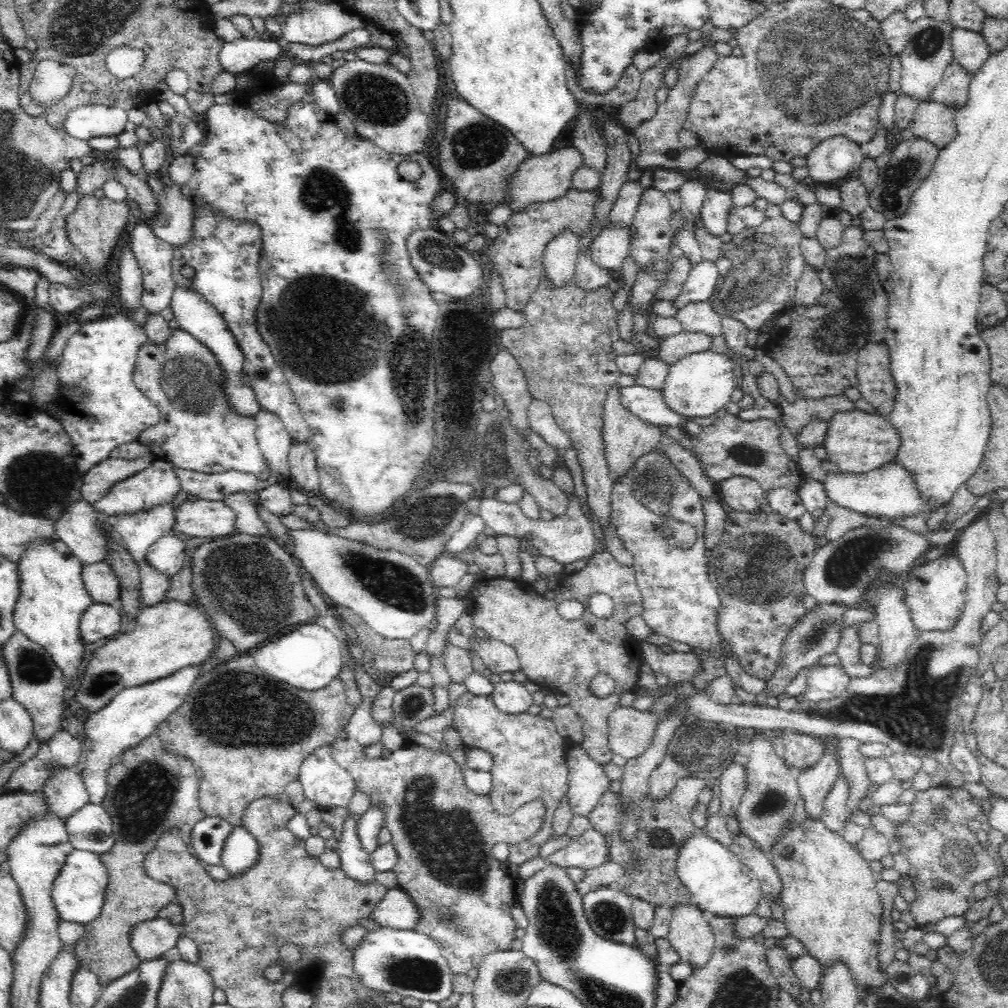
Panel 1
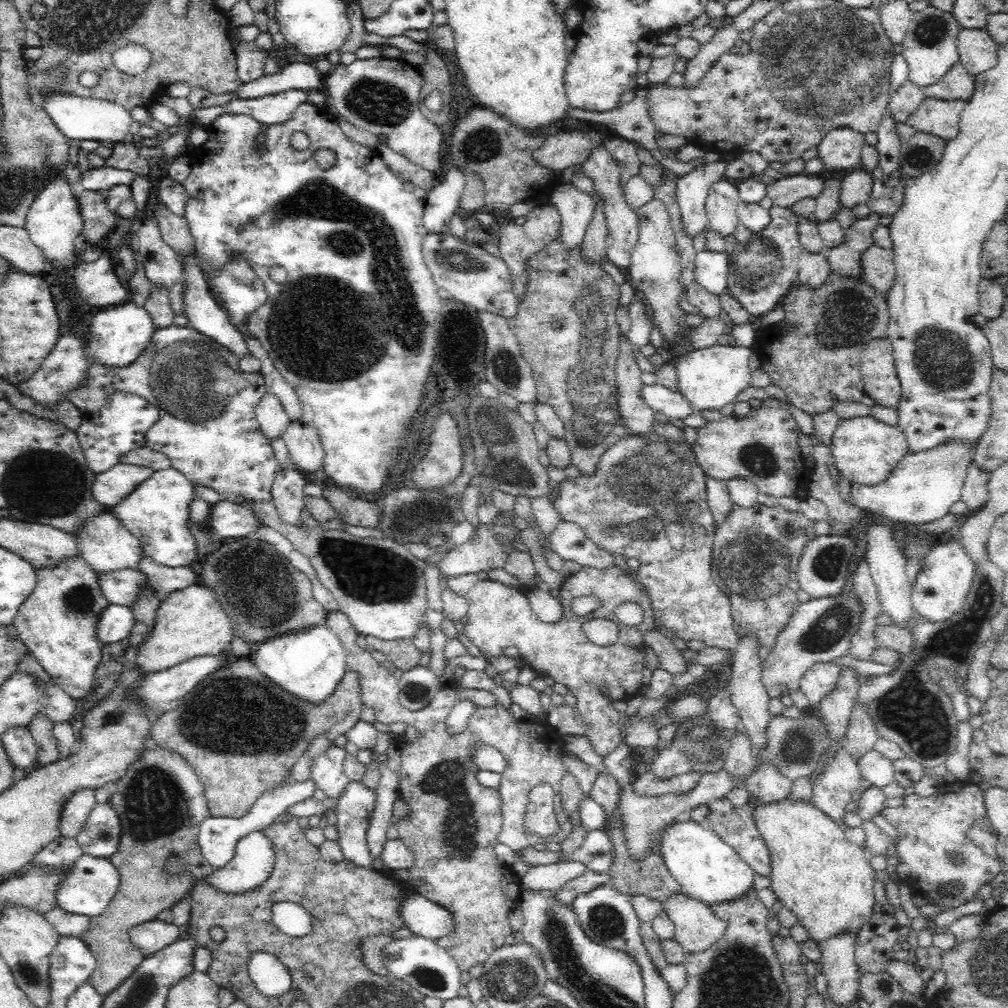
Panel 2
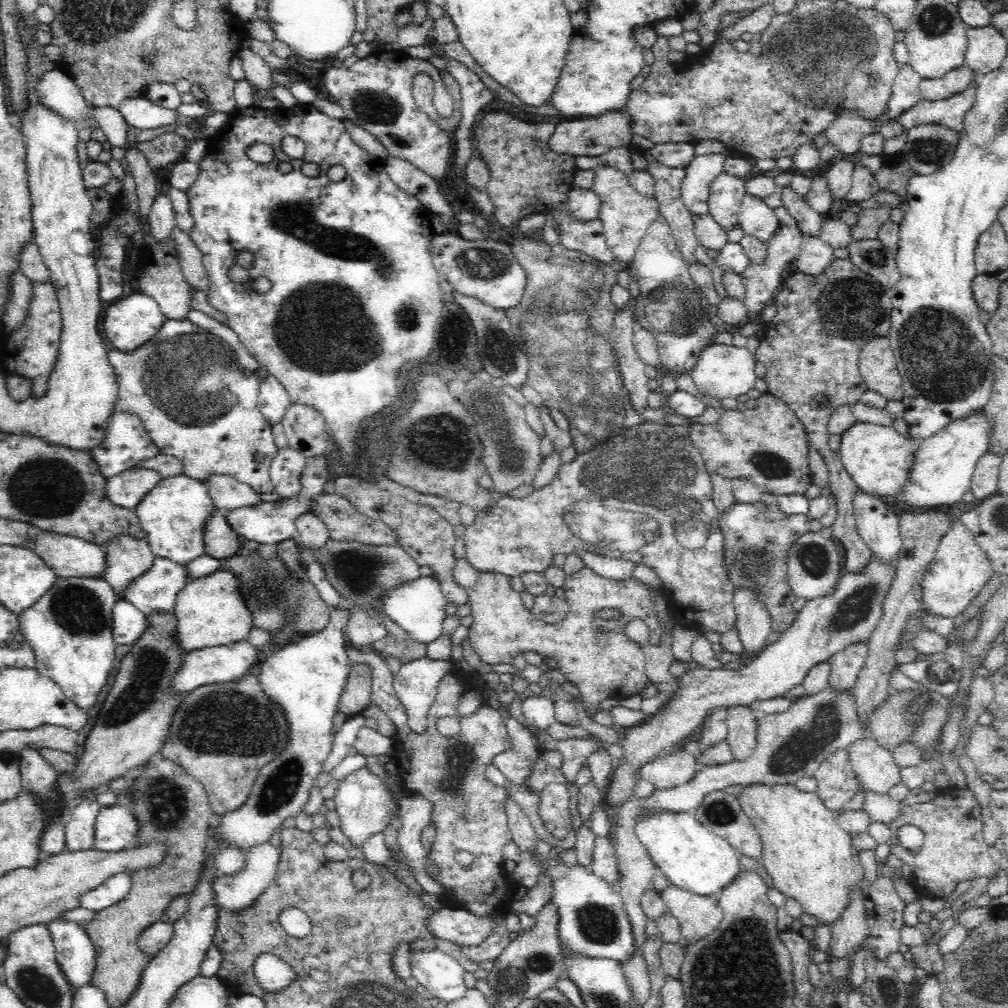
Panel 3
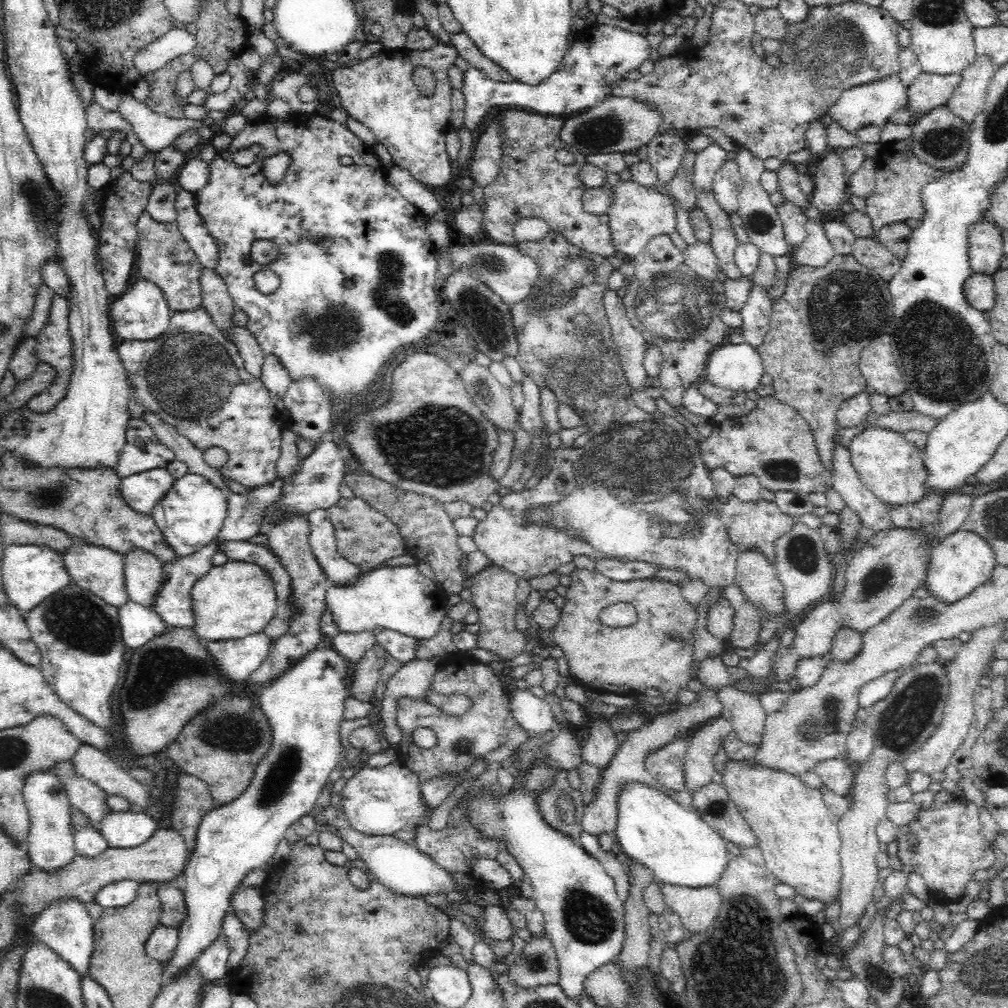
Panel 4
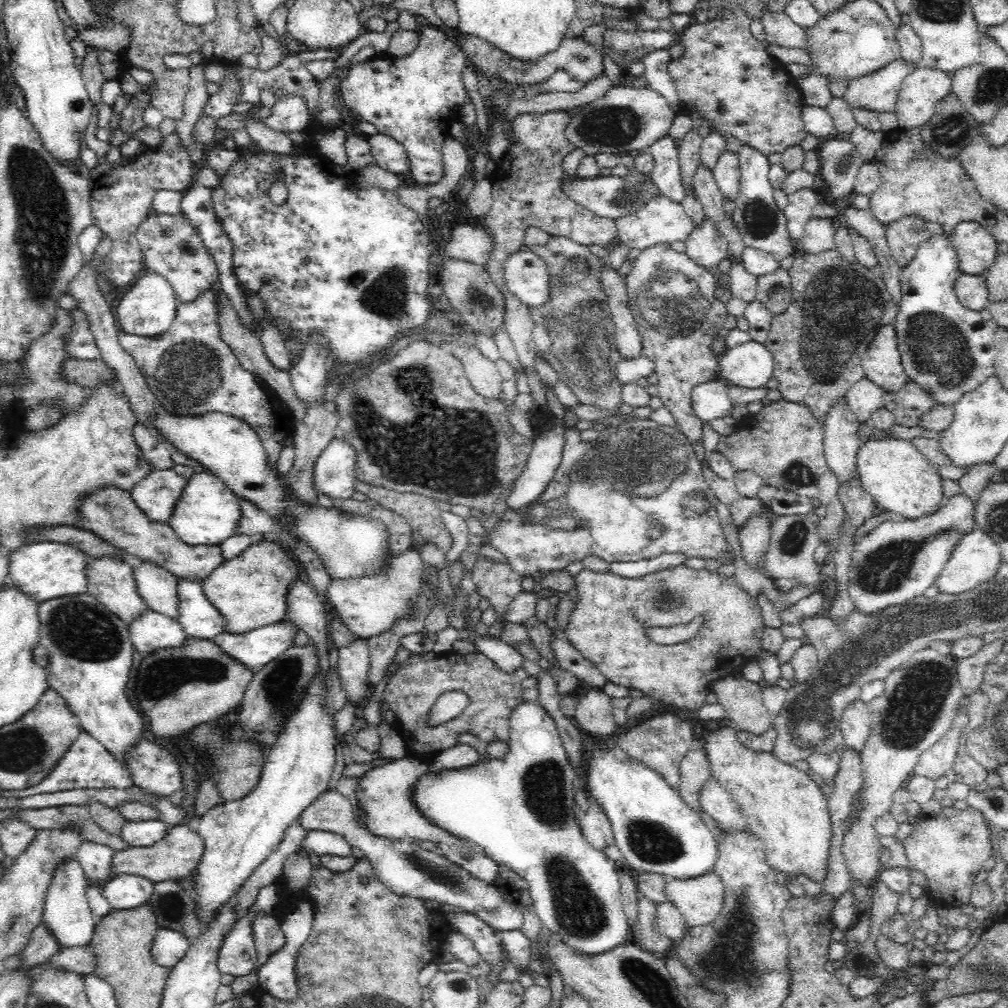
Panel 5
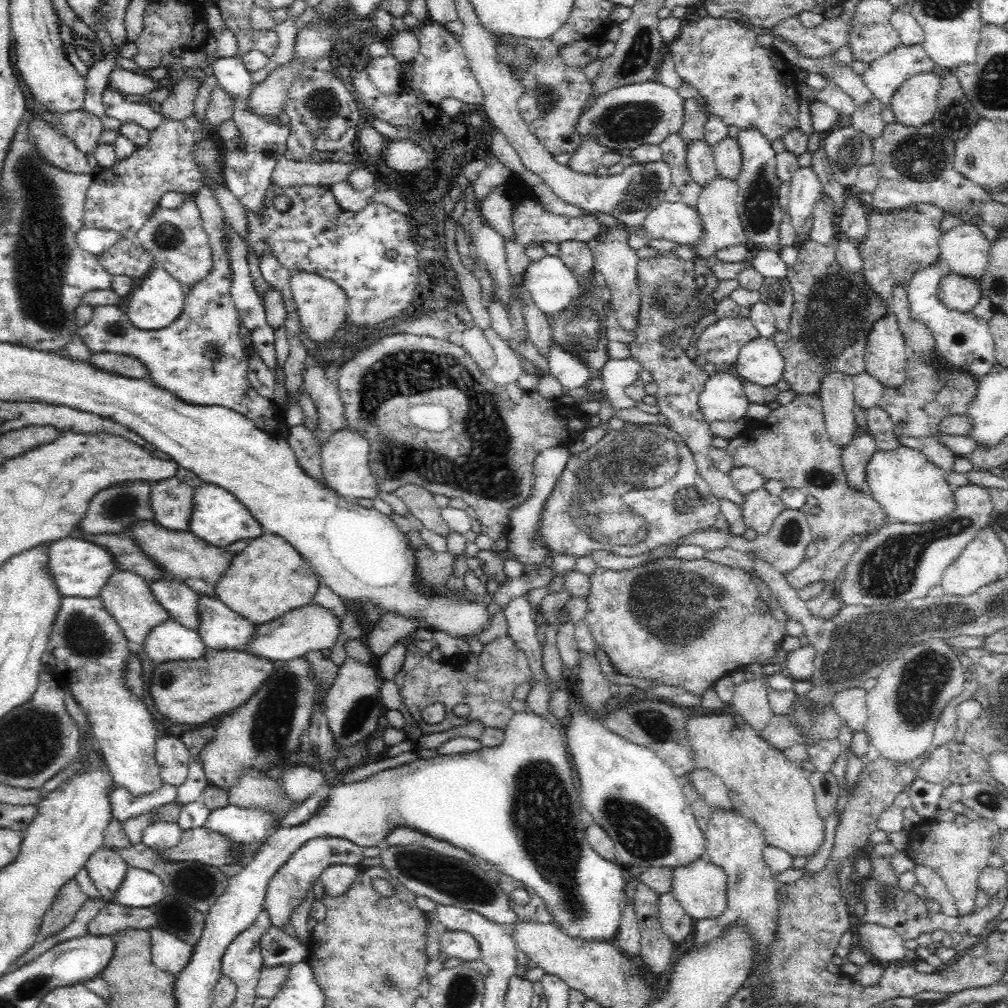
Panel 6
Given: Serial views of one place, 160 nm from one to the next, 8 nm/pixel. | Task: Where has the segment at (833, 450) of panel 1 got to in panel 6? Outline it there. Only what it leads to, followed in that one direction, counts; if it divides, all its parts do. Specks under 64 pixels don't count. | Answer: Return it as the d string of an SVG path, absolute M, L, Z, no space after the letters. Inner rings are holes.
M900 445L896 449L876 449L866 464L866 483L871 497L885 510L888 521L924 524L953 510L955 502L944 470L929 462L919 450Z

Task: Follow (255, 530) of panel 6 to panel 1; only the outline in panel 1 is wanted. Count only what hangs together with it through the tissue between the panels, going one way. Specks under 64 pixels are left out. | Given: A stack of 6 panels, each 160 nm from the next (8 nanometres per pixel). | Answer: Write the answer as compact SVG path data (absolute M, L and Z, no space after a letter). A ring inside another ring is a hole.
M156 458L142 472L136 472L136 475L112 484L112 488L104 496L101 496L99 501L94 503L94 507L107 515L119 515L135 513L159 505L161 502L173 500L180 490L180 481L178 481L174 470L175 468L171 463ZM173 532L163 535L149 550L147 565L162 576L174 576L187 560L187 545Z

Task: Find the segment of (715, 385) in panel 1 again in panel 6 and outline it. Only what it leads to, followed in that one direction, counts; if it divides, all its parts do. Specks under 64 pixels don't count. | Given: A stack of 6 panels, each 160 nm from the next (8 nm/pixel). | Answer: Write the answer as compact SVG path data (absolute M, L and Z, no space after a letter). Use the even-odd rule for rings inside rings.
M762 337L747 342L738 353L731 369L742 382L770 386L781 379L784 361L772 339Z

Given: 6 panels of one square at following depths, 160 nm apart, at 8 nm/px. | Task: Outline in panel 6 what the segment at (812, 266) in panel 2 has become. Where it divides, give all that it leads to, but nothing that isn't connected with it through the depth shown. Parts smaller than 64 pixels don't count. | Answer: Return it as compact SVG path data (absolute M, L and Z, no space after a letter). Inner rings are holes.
M822 191L820 199L815 204L813 211L813 224L810 228L809 235L805 235L804 239L809 239L818 244L828 244L832 240L837 239L834 234L834 228L837 226L837 221L834 220L835 216L834 205L827 195Z

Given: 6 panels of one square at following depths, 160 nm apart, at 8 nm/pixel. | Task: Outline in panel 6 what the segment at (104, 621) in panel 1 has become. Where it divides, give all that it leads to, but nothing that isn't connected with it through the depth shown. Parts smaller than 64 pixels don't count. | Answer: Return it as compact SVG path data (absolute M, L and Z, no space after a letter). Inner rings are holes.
M174 619L165 620L148 630L142 647L150 660L158 663L196 658L206 650L194 629L186 628Z

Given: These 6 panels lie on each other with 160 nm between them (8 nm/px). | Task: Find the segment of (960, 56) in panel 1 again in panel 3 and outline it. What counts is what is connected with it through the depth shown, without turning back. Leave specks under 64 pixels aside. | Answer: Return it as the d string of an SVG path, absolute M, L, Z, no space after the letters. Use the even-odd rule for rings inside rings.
M991 26L968 27L966 31L965 65L977 75L997 70L1004 61L1007 40Z

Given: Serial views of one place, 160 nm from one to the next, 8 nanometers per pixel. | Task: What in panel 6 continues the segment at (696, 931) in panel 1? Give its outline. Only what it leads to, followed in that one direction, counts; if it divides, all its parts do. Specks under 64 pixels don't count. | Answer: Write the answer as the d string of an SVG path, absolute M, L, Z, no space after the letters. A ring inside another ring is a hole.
M700 859L692 866L673 869L671 878L672 895L688 914L688 917L700 921L717 918L725 912L727 908L727 876L721 868L709 860Z

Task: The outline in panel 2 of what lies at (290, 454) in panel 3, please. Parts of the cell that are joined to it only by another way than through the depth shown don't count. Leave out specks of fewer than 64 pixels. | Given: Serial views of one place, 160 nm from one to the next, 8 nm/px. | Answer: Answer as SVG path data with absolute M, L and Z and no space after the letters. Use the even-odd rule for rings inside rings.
M295 466L276 472L270 490L271 503L284 522L306 527L300 519L305 506L303 498L306 485L305 477L296 470Z

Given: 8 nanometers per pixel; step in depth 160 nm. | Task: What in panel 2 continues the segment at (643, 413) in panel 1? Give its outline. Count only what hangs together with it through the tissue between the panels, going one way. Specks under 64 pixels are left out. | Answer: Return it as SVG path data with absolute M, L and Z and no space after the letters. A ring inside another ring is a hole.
M643 384L639 390L639 397L644 405L647 405L655 414L661 413L673 423L680 424L684 418L698 414L698 412L692 411L690 405L682 399L677 391L659 384Z

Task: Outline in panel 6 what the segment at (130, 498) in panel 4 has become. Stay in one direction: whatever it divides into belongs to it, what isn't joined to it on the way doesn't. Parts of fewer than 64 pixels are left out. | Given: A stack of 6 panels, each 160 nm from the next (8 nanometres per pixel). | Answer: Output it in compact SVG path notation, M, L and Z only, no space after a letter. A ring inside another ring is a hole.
M176 476L154 481L149 492L153 520L168 530L187 530L192 499L193 488Z

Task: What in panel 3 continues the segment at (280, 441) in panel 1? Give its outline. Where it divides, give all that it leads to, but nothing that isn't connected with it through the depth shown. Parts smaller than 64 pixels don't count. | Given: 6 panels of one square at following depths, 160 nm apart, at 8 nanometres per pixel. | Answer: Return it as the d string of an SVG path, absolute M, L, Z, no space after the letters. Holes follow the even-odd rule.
M273 377L261 380L258 393L259 410L270 424L280 424L291 405L286 389Z

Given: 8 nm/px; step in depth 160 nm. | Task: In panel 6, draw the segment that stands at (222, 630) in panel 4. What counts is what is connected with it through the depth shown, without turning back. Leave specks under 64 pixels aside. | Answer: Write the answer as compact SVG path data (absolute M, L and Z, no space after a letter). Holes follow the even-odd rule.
M262 534L238 555L214 585L215 597L232 612L258 626L313 602L321 581L311 565L280 536Z

